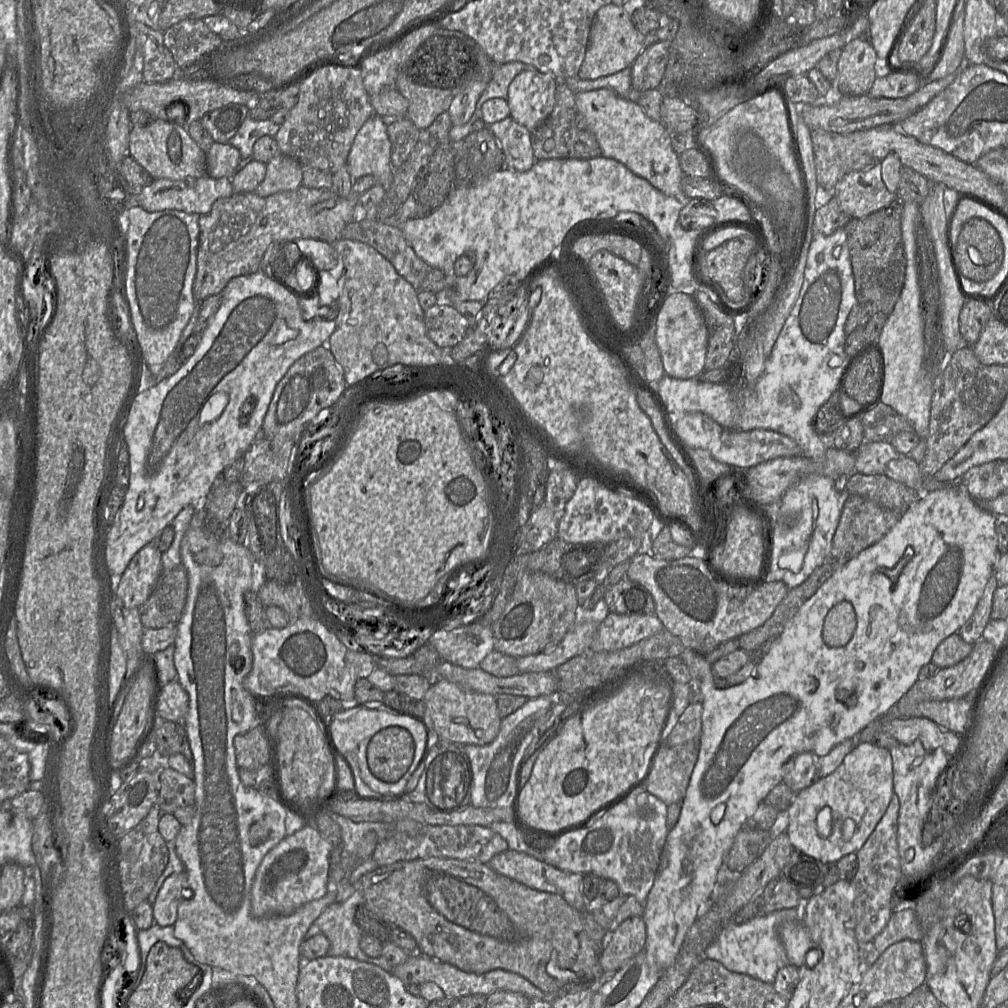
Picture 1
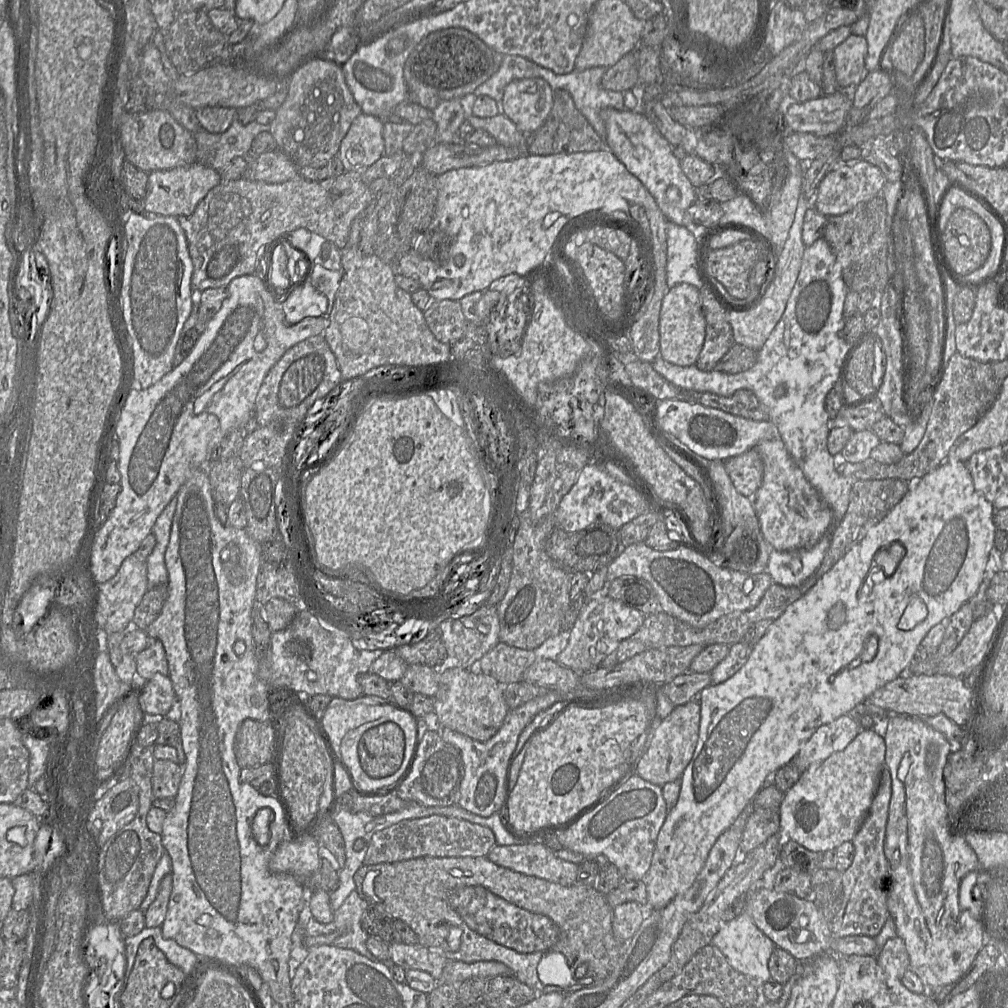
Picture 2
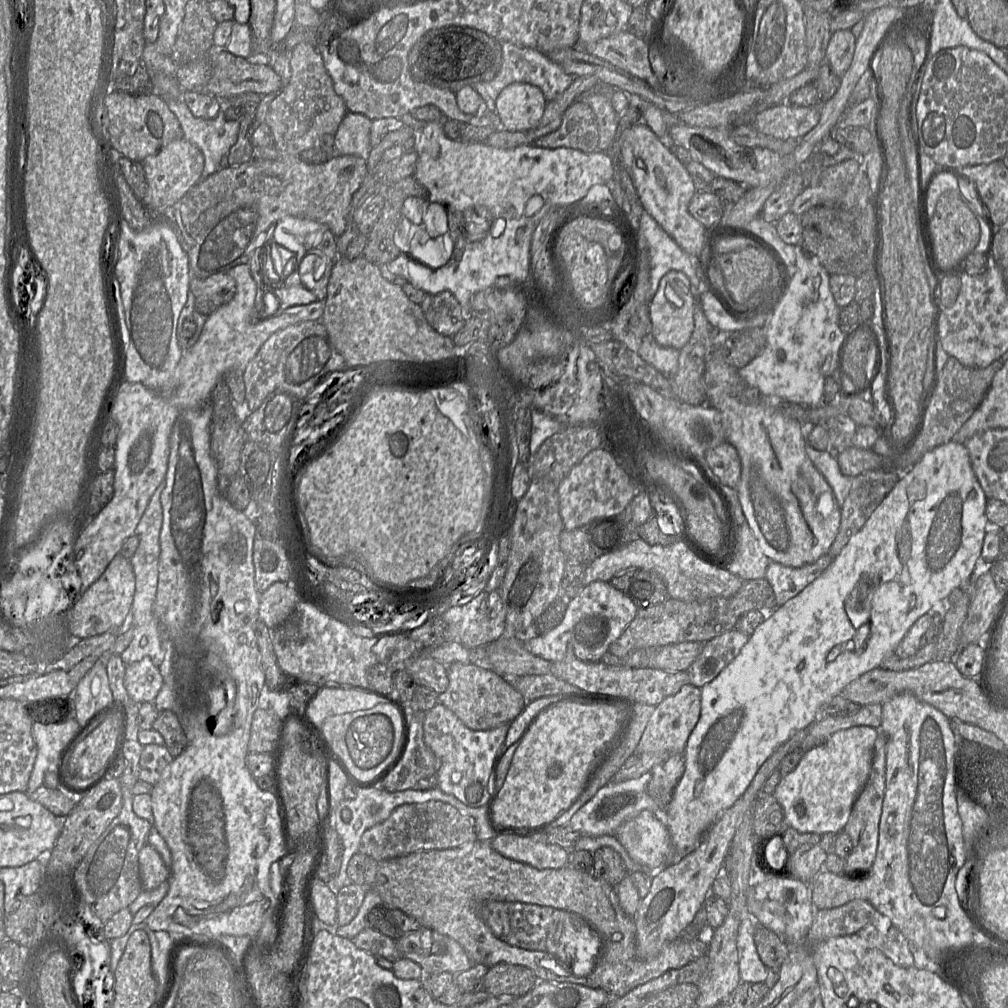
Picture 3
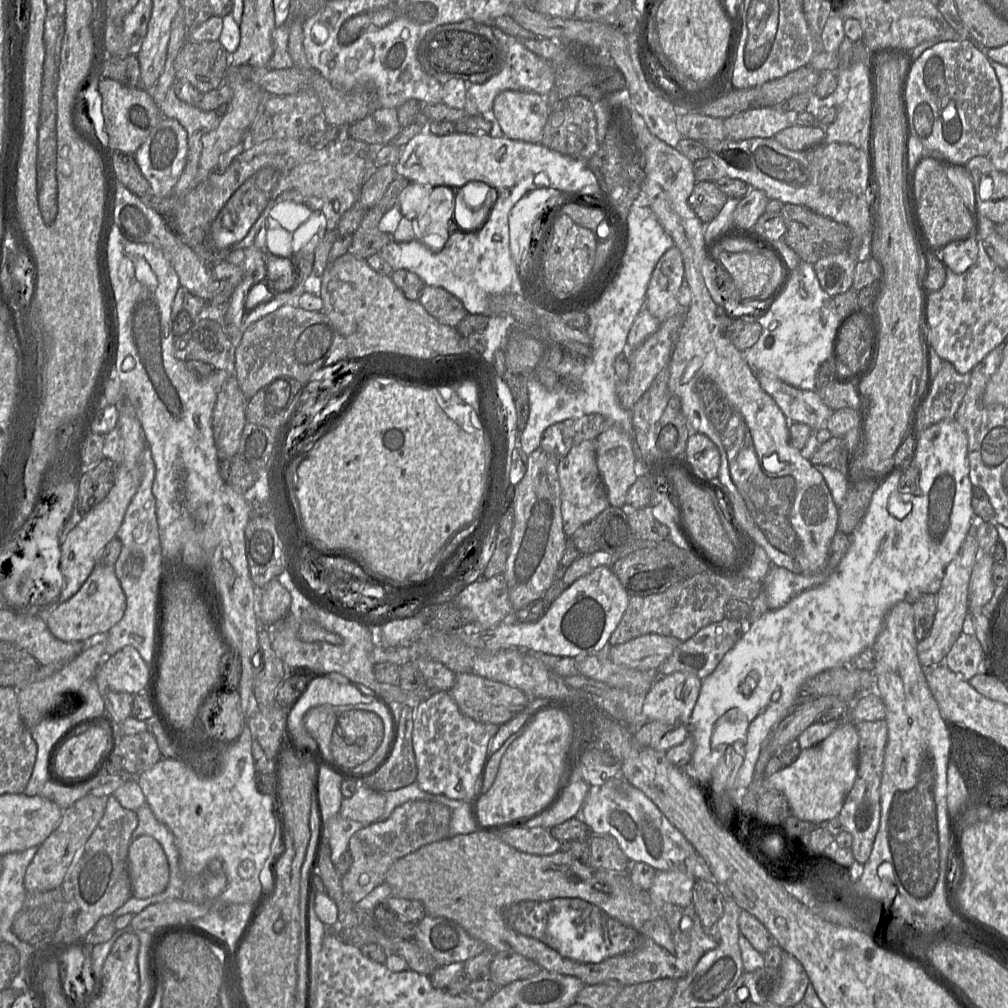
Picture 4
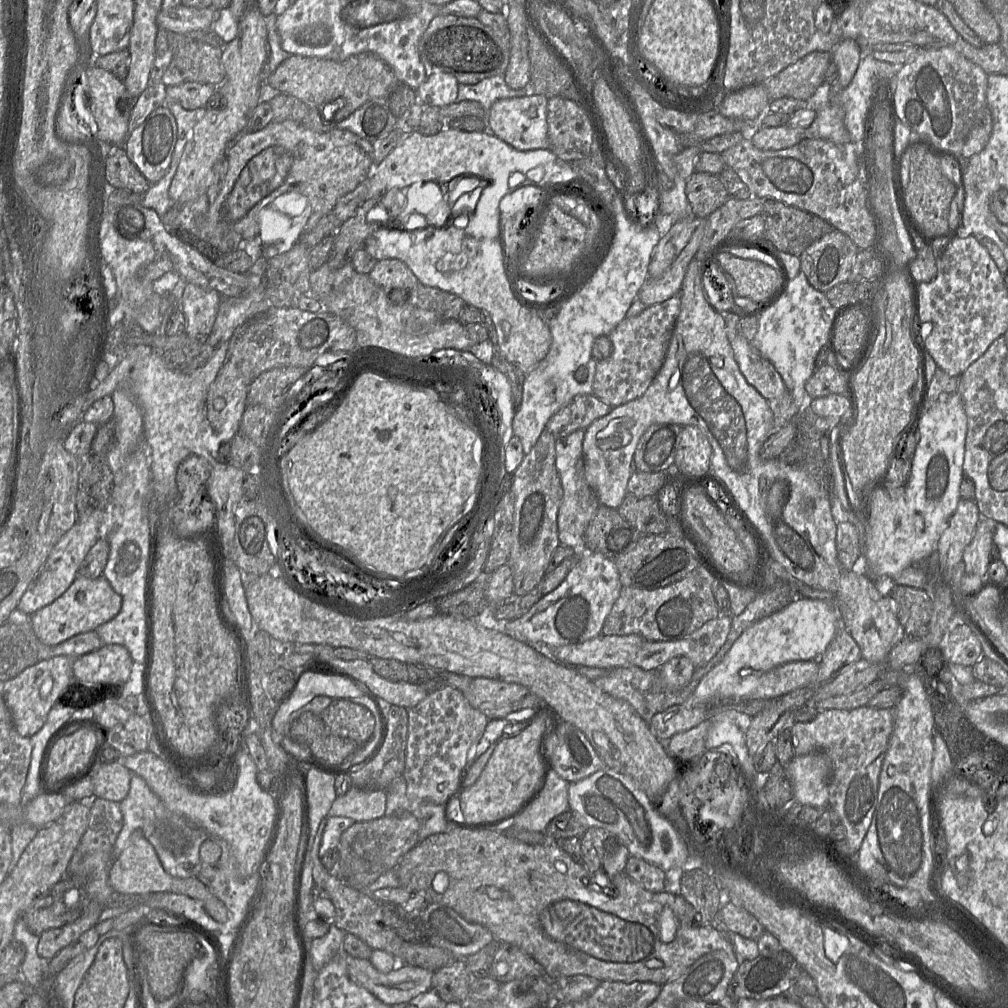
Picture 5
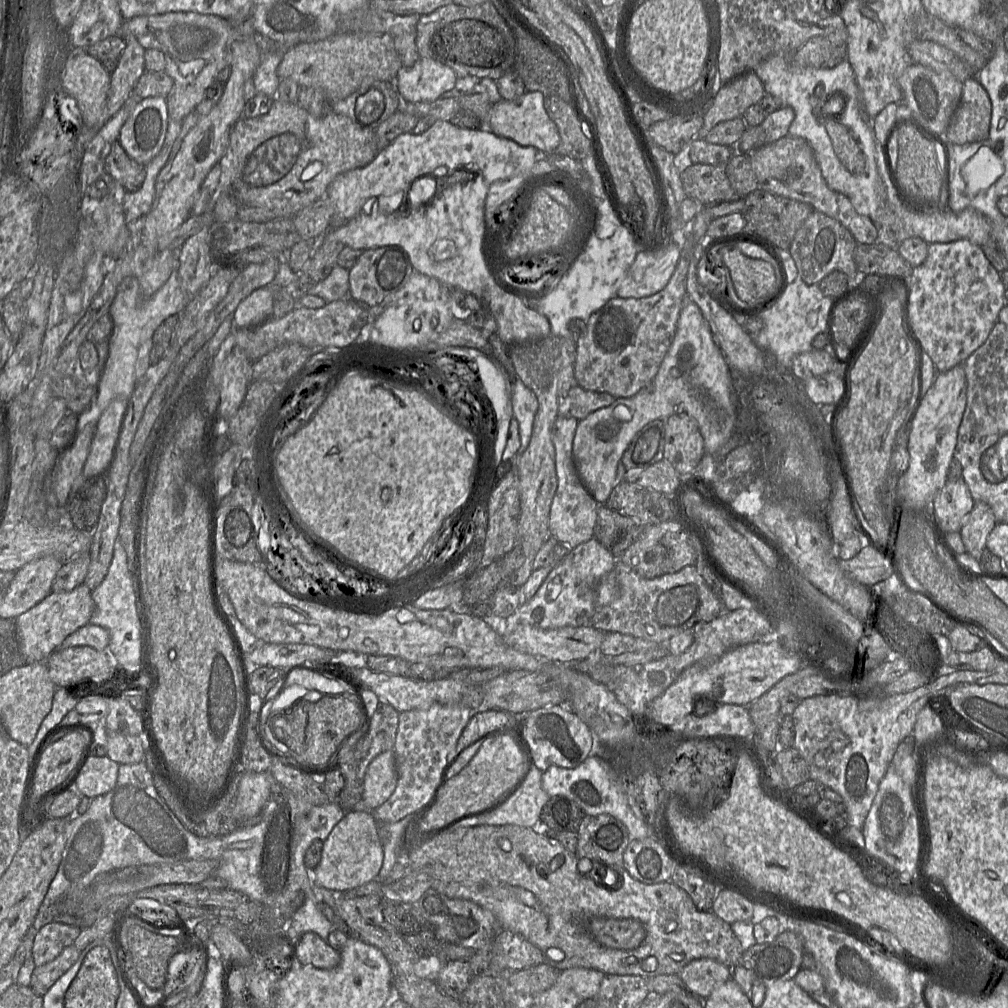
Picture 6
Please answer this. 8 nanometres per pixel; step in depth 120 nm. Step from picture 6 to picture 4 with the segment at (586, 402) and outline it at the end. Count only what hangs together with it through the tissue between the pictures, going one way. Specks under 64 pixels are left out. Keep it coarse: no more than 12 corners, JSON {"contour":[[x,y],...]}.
{"contour":[[601,414],[549,426],[540,448],[558,459],[612,426]]}

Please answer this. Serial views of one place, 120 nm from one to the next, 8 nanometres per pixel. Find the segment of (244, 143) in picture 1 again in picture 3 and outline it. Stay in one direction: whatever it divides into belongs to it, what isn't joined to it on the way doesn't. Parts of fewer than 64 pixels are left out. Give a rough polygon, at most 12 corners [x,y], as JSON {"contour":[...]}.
{"contour":[[184,99],[164,102],[183,137],[204,156],[200,180],[226,166],[240,121],[225,118],[221,101],[216,117],[194,116]]}

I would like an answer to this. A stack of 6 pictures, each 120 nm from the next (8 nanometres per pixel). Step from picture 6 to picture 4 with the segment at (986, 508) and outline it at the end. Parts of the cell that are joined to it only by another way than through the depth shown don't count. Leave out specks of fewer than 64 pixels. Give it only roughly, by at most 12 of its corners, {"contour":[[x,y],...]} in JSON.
{"contour":[[978,551],[969,582],[969,614],[992,599],[994,560]]}

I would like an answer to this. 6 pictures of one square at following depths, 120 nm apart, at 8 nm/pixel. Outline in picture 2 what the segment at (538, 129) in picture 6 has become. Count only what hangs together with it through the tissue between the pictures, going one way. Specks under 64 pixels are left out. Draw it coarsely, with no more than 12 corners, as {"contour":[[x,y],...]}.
{"contour":[[541,78],[514,80],[502,113],[533,134],[553,106]]}

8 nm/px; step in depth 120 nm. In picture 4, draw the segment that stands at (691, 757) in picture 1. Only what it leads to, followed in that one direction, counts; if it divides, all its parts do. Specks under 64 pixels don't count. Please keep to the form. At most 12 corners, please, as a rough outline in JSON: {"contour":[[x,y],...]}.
{"contour":[[660,676],[644,699],[648,721],[689,721],[702,681]]}

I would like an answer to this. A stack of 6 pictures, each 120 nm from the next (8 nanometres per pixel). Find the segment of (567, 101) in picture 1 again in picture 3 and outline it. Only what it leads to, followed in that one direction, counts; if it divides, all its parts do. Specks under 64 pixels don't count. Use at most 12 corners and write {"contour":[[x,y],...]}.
{"contour":[[575,101],[557,130],[537,139],[541,148],[598,150],[590,106]]}

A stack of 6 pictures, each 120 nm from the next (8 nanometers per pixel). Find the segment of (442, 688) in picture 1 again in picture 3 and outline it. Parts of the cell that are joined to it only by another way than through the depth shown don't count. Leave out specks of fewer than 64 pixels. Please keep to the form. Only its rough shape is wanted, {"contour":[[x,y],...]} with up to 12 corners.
{"contour":[[452,663],[438,703],[469,729],[510,723],[527,704],[486,664]]}

